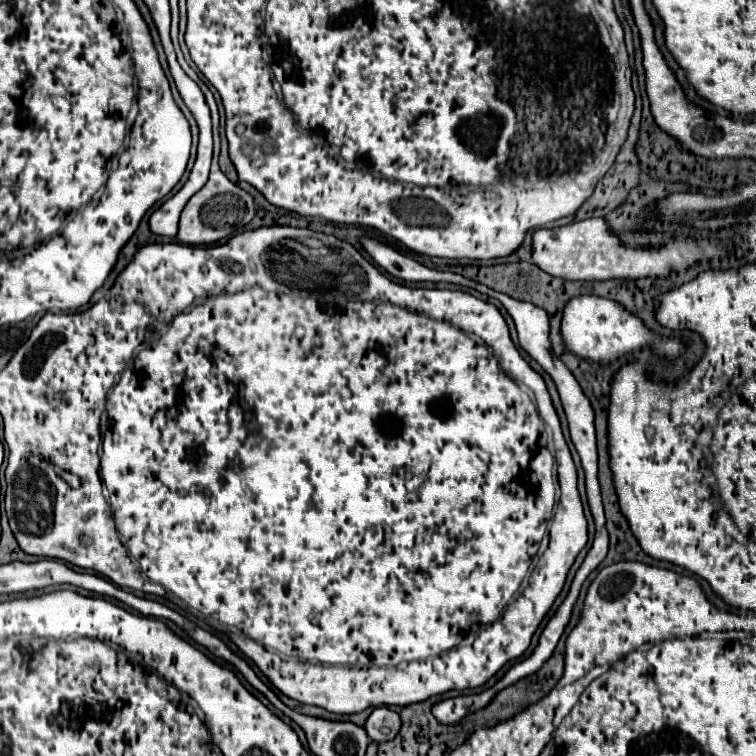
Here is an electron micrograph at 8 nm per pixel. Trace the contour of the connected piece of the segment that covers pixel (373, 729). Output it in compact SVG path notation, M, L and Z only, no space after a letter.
M385 706L375 708L365 722L365 730L367 730L369 738L377 740L377 742L393 740L397 736L399 728L401 728L401 716Z

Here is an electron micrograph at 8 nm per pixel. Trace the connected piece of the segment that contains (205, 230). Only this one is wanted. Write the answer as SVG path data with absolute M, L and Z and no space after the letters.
M219 152L213 154L213 172L209 176L209 182L187 202L181 222L179 222L179 234L177 238L185 244L201 246L201 244L215 244L219 240L225 240L233 234L239 234L243 226L247 226L255 218L255 204L249 192L233 184L221 170L219 170Z

